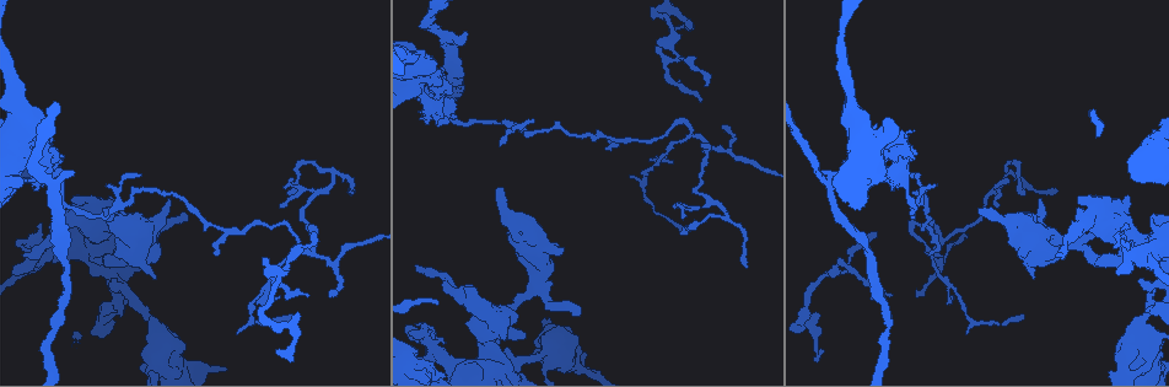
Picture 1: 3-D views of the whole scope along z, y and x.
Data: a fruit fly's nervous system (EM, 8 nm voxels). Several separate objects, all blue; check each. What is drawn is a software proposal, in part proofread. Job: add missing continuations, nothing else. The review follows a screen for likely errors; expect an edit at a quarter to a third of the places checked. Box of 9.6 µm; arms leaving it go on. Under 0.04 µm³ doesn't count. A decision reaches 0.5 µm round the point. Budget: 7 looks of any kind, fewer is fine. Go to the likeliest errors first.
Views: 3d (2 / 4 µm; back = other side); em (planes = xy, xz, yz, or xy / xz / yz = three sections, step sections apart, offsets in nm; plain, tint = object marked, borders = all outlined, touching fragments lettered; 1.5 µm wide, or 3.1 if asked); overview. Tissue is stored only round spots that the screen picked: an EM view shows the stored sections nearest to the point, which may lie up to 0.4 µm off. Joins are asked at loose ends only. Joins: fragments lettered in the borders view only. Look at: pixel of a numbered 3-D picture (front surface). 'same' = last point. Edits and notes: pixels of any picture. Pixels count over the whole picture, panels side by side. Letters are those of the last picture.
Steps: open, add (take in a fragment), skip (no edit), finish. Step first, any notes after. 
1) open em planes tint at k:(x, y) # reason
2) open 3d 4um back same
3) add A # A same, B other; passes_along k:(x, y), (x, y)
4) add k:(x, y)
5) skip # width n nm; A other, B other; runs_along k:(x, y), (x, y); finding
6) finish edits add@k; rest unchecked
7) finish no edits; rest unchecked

open 3d 2um back at 1:(821, 170) # branch stops here

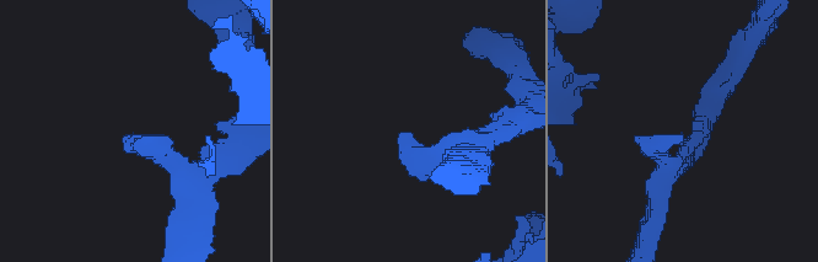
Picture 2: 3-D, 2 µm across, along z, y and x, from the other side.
open em yz step 8 tint at 2:(407, 134)

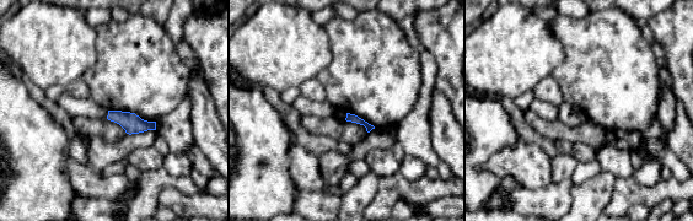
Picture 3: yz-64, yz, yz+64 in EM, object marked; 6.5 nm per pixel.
open em planes borders same

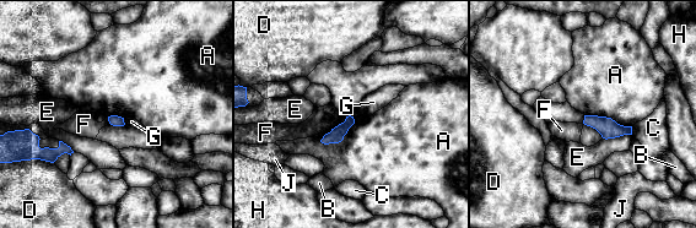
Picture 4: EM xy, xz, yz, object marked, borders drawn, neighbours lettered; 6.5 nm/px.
skip # A other, B other, C other, D other, E other, F other, G other, H other, J other; border 4:(352, 115), (340, 141), (319, 141); no lettered fragment goes on from it

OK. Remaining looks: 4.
open em planes borders at 1:(706, 86) # an open end

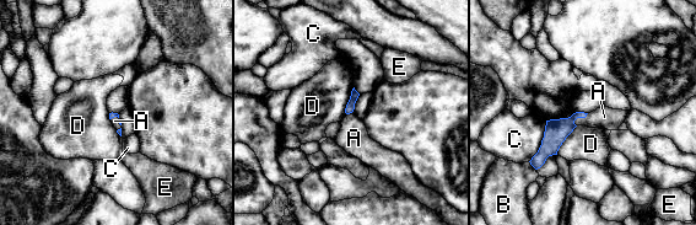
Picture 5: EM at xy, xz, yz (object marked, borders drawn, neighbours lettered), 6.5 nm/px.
add A # longest_contact C 300 nm; A same, B other, C other, D other, E other; passes_along 5:(556, 130), (580, 117), (604, 117); the neuron continues

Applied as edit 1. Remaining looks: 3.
open overview

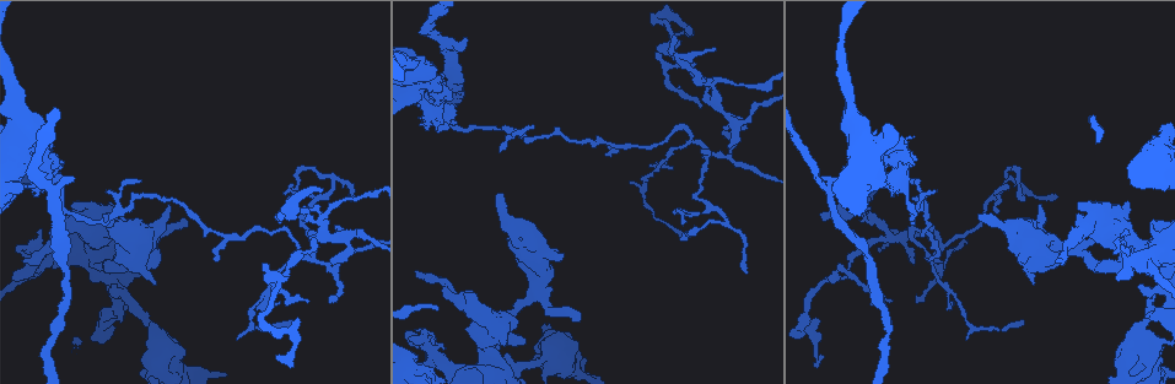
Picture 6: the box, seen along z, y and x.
open 3d 4um at 6:(674, 32) # branch stops here

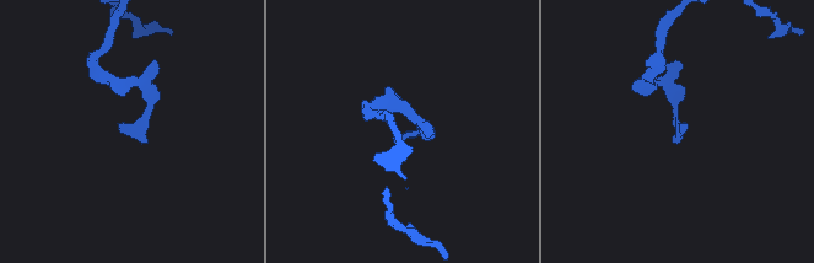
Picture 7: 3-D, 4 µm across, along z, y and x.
open em planes borders at 7:(121, 133)

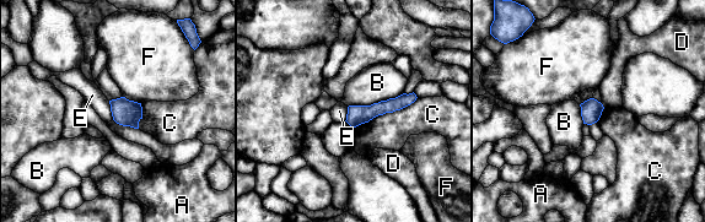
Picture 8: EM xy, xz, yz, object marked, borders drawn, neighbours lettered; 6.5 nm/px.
skip # longest_contact C 460 nm; A other, B other, C other, D other, E other, F other; none of them fits

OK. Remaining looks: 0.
finish edits add@5; rest unchecked

